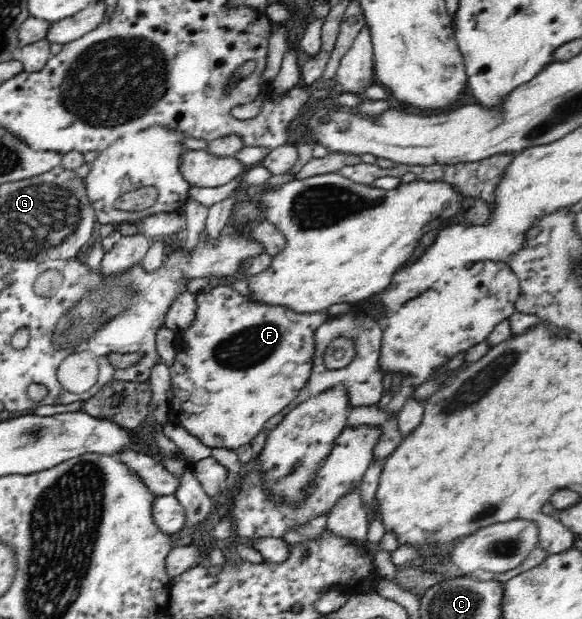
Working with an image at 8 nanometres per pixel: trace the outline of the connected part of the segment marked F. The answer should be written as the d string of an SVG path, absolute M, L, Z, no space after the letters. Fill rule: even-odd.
M217 286L211 289L209 293L201 291L195 293L195 295L195 320L190 324L189 328L179 330L179 334L174 341L174 360L172 364L167 365L170 372L170 388L173 392L173 399L171 399L171 406L168 410L169 416L176 423L183 426L189 434L197 437L203 445L237 451L241 446L249 444L251 439L261 432L265 421L269 421L273 415L283 411L304 389L305 381L311 375L314 332L323 323L327 322L327 313L297 314L293 310L285 308L285 306L258 305L257 303L252 303L248 297L241 295L231 287Z

